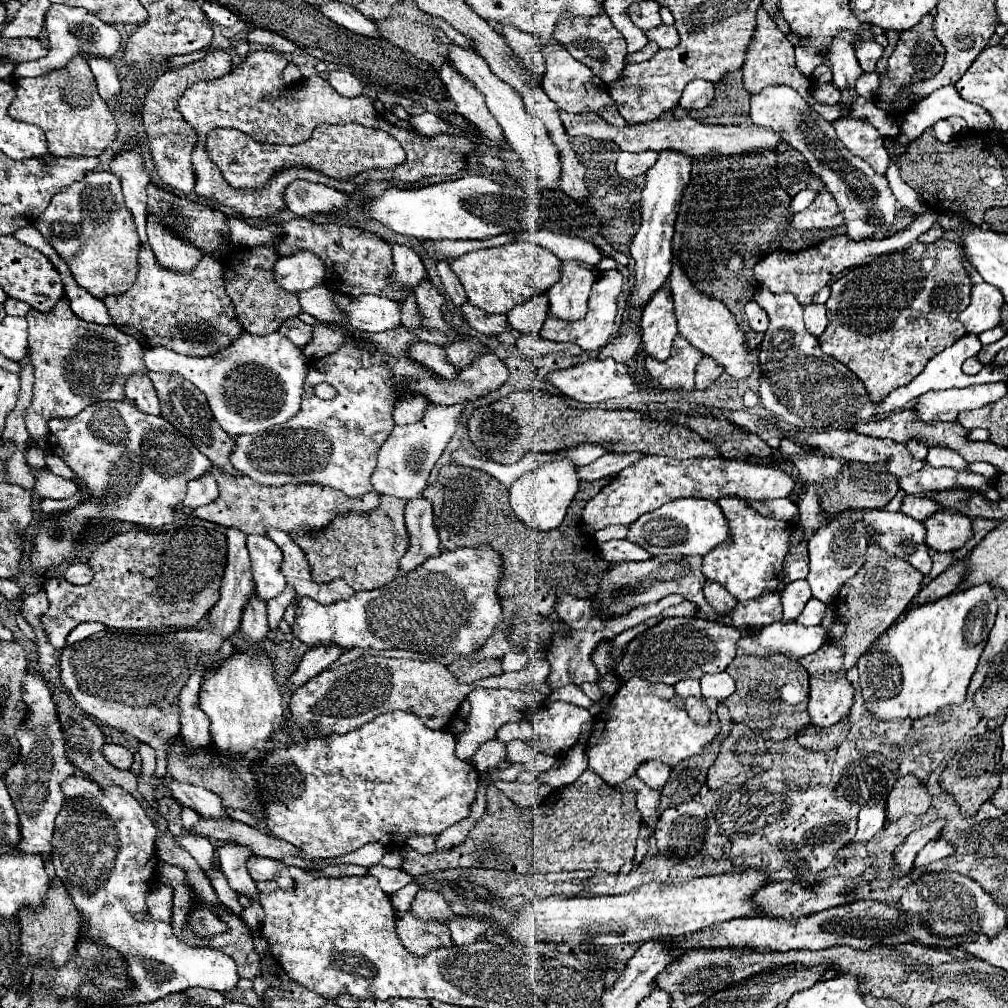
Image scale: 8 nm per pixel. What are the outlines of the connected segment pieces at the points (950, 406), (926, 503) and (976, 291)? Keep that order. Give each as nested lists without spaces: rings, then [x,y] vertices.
[[[993,382],[993,384],[979,384],[967,388],[949,388],[939,392],[927,392],[917,400],[915,410],[919,412],[921,420],[957,420],[961,412],[983,408],[1001,400],[1007,394],[1007,382]]]
[[[905,496],[901,504],[901,512],[919,522],[923,522],[925,518],[931,518],[939,510],[943,510],[941,504],[933,502],[933,498],[929,496]]]
[[[963,254],[963,260],[965,260],[965,268],[969,270],[969,274],[973,274],[973,276],[971,276],[971,278],[973,278],[973,290],[971,290],[971,304],[965,308],[965,312],[959,314],[959,322],[965,326],[965,330],[967,330],[969,334],[981,334],[981,332],[985,332],[985,330],[995,328],[995,326],[1001,322],[1001,320],[999,320],[999,310],[1001,310],[1001,306],[1003,306],[1003,294],[1001,294],[995,286],[987,284],[987,282],[979,276],[979,272],[975,272],[973,264],[965,258],[965,254]]]

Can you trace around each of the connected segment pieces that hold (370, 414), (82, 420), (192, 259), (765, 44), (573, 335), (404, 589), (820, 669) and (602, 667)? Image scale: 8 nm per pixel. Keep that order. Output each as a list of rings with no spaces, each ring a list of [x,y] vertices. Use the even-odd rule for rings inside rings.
[[[397,326],[389,332],[363,334],[363,340],[375,342],[379,350],[357,350],[347,344],[341,350],[311,362],[303,386],[303,404],[297,416],[265,434],[235,438],[231,464],[239,474],[265,486],[323,484],[343,490],[349,498],[363,496],[373,490],[369,478],[375,470],[377,452],[395,426],[391,414],[403,392],[421,394],[431,404],[461,404],[479,400],[509,380],[507,366],[493,352],[475,358],[453,382],[438,374],[429,374],[420,363],[412,361],[408,355],[411,345],[417,340],[445,344],[449,342],[449,336],[443,332],[415,330],[415,334],[409,334],[403,326]],[[321,382],[331,384],[337,390],[333,400],[321,400],[313,394],[313,388]]]
[[[127,400],[91,404],[75,418],[53,418],[49,420],[49,430],[47,442],[51,452],[63,458],[63,462],[73,470],[75,480],[81,488],[85,488],[87,498],[73,508],[61,510],[59,514],[49,514],[35,528],[29,560],[33,568],[31,576],[35,578],[39,592],[25,596],[25,602],[19,610],[37,634],[37,672],[41,676],[45,676],[55,664],[55,650],[39,626],[39,616],[49,608],[43,589],[45,576],[63,564],[73,564],[79,560],[89,528],[97,532],[103,526],[117,522],[135,522],[145,528],[161,528],[169,522],[175,522],[175,506],[183,502],[187,482],[201,478],[213,468],[213,462],[209,462],[205,454],[201,454],[193,442],[179,434],[167,420],[161,416],[143,414]]]
[[[147,216],[147,234],[153,254],[157,262],[165,266],[165,270],[185,274],[193,270],[193,266],[197,266],[197,262],[201,262],[203,258],[203,254],[195,246],[189,246],[187,242],[169,234],[155,216]]]
[[[759,6],[757,10],[757,30],[755,30],[755,36],[753,36],[753,42],[749,46],[749,52],[747,52],[747,60],[743,64],[743,86],[749,94],[759,94],[765,86],[789,86],[793,90],[797,90],[805,102],[817,110],[817,114],[821,118],[825,118],[827,122],[835,122],[837,118],[843,118],[849,114],[849,106],[843,104],[843,102],[837,102],[837,104],[821,104],[813,98],[813,80],[811,78],[805,78],[797,66],[795,66],[795,56],[793,56],[793,44],[791,40],[777,28],[777,24],[773,22],[773,18],[767,14],[767,10],[763,6]]]
[[[609,270],[603,272],[599,276],[599,280],[593,284],[591,296],[589,296],[589,312],[583,320],[579,322],[565,322],[565,320],[557,320],[557,318],[547,318],[541,330],[541,336],[553,342],[573,342],[577,346],[581,346],[585,352],[597,352],[599,348],[603,348],[613,332],[613,322],[617,316],[617,298],[621,294],[623,288],[623,276],[617,270]]]
[[[457,548],[453,552],[443,552],[437,558],[429,558],[425,564],[413,570],[413,574],[397,576],[383,588],[369,592],[355,592],[349,600],[323,606],[311,598],[299,602],[293,636],[299,638],[307,648],[315,646],[339,646],[343,650],[413,650],[427,652],[435,658],[447,654],[473,654],[477,652],[487,638],[497,632],[497,626],[503,622],[503,610],[495,594],[499,572],[499,556],[491,548]]]
[[[825,642],[817,652],[799,658],[803,668],[807,668],[807,672],[811,674],[811,694],[809,694],[807,712],[811,716],[813,726],[829,728],[829,726],[837,724],[839,720],[847,718],[847,714],[849,714],[849,708],[853,704],[853,688],[845,678],[841,660],[843,660],[841,658],[841,648],[831,644],[831,642]]]
[[[601,642],[591,656],[591,660],[595,662],[595,666],[599,670],[599,676],[603,676],[609,666],[615,666],[615,662],[611,662],[611,658],[609,658],[609,646],[611,646],[609,642]]]

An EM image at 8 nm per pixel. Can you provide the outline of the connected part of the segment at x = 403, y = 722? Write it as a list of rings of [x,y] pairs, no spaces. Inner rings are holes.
[[[389,712],[389,714],[381,714],[377,716],[373,722],[361,726],[359,730],[347,732],[345,736],[329,736],[329,738],[315,738],[315,740],[307,740],[303,744],[293,744],[289,748],[283,750],[273,750],[273,752],[265,752],[263,758],[259,760],[259,764],[253,768],[253,776],[259,780],[259,788],[261,788],[261,800],[267,804],[265,810],[265,818],[267,818],[267,828],[271,830],[273,836],[291,842],[293,846],[297,846],[303,852],[303,858],[307,860],[315,860],[315,858],[339,858],[343,854],[355,852],[361,846],[369,844],[369,842],[381,842],[385,846],[395,846],[395,848],[403,848],[407,846],[407,838],[411,836],[437,836],[441,834],[445,828],[453,826],[455,822],[463,820],[469,814],[471,804],[475,802],[475,794],[477,794],[477,786],[479,786],[479,772],[475,770],[475,766],[471,762],[461,762],[455,756],[455,736],[453,732],[435,732],[429,730],[415,714],[411,712]]]

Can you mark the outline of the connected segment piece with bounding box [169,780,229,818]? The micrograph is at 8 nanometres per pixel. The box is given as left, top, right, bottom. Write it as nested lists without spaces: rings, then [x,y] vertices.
[[[175,780],[169,782],[169,788],[181,804],[193,808],[199,816],[203,816],[203,818],[229,818],[227,806],[223,804],[223,800],[217,794],[213,794],[201,786],[175,782]]]

